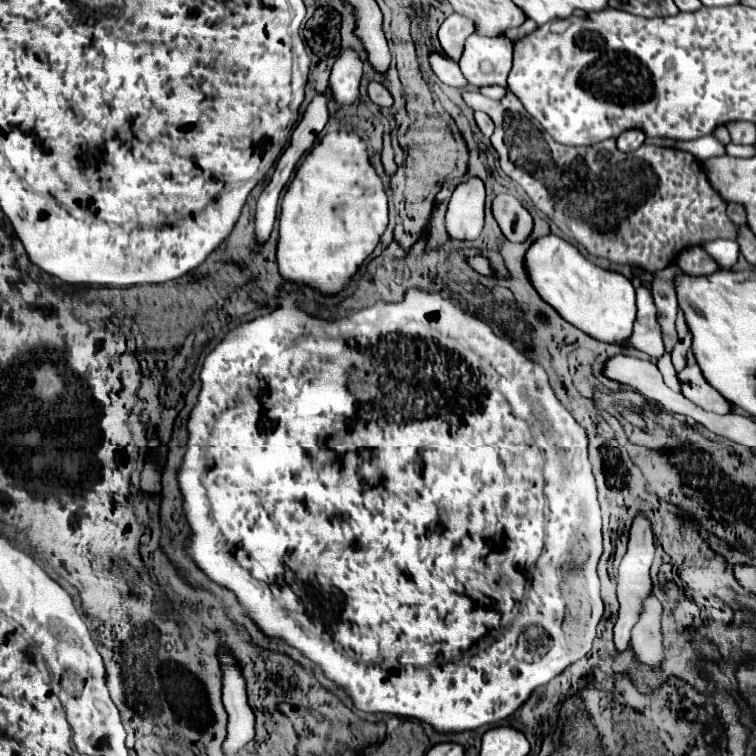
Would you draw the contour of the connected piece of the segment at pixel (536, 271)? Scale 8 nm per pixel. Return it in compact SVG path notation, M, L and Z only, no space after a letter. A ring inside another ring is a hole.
M557 235L541 237L531 245L527 251L527 269L537 293L553 305L565 321L603 343L621 347L627 343L637 319L635 287L629 277L593 265L577 247Z

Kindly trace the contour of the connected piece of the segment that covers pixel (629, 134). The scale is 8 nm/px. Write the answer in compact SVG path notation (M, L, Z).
M635 129L623 131L623 135L619 135L619 139L617 139L617 147L619 147L623 153L635 151L639 145L643 145L645 137L647 137L647 135L643 135L643 131L635 131Z

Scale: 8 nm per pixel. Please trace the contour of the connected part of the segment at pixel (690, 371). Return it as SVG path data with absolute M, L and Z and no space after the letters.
M697 365L685 367L679 383L683 387L683 395L693 403L697 403L701 409L713 411L719 415L733 411L733 403L729 399L723 399L723 395L719 395L719 391L711 387L711 383L707 385L707 379L703 379L703 373Z

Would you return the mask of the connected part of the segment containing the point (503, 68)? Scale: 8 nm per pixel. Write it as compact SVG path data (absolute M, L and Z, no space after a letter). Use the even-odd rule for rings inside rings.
M472 34L465 43L459 67L475 87L507 87L507 75L513 63L513 42L506 36L494 38Z

